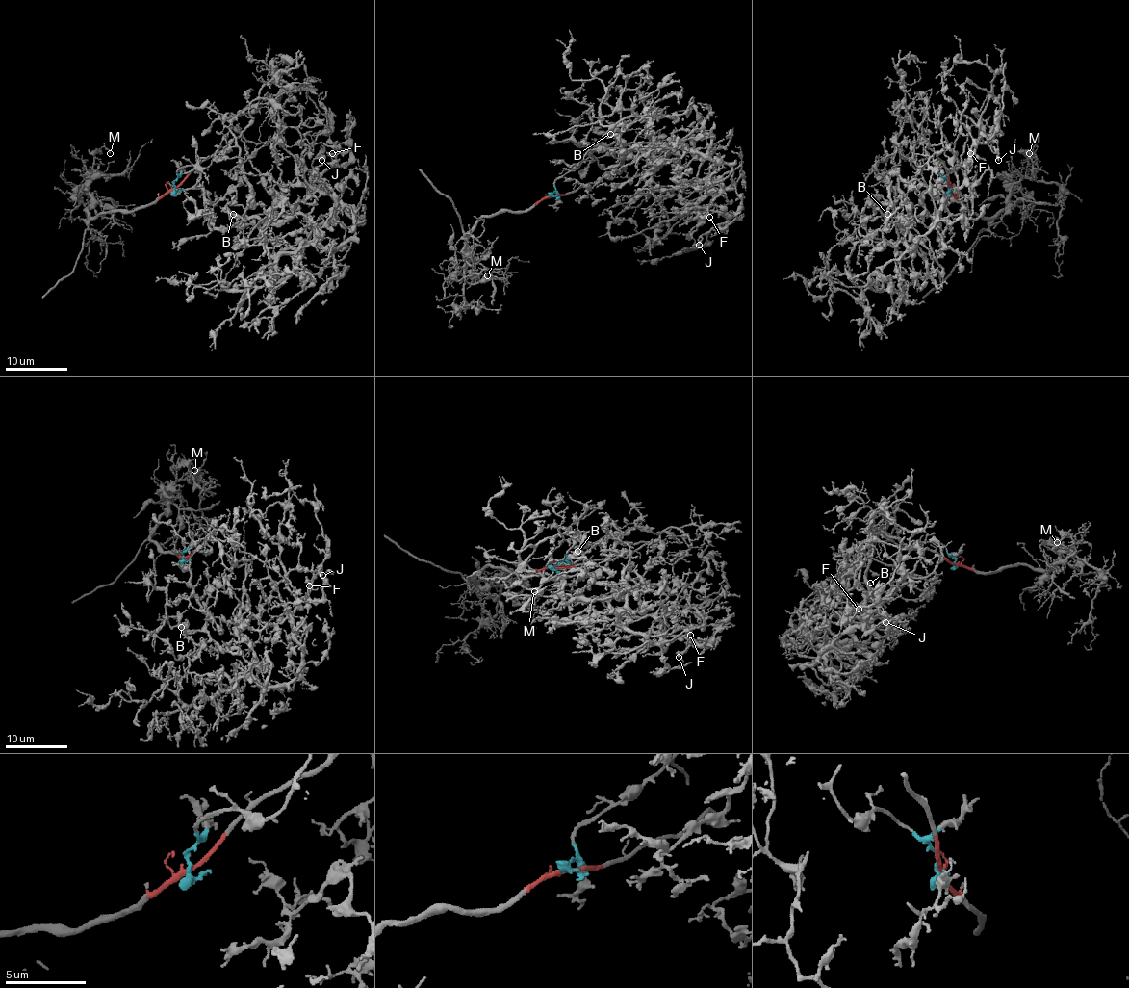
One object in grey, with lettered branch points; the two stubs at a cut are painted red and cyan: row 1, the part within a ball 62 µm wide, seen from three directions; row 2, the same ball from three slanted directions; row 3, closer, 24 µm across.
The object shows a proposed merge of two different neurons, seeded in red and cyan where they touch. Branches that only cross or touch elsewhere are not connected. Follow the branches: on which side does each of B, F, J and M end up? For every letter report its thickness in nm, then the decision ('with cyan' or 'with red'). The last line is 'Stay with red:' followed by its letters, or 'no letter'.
B: 120 nm | with cyan
F: 130 nm | with cyan
J: 180 nm | with cyan
M: 120 nm | with red
Stay with red: M

